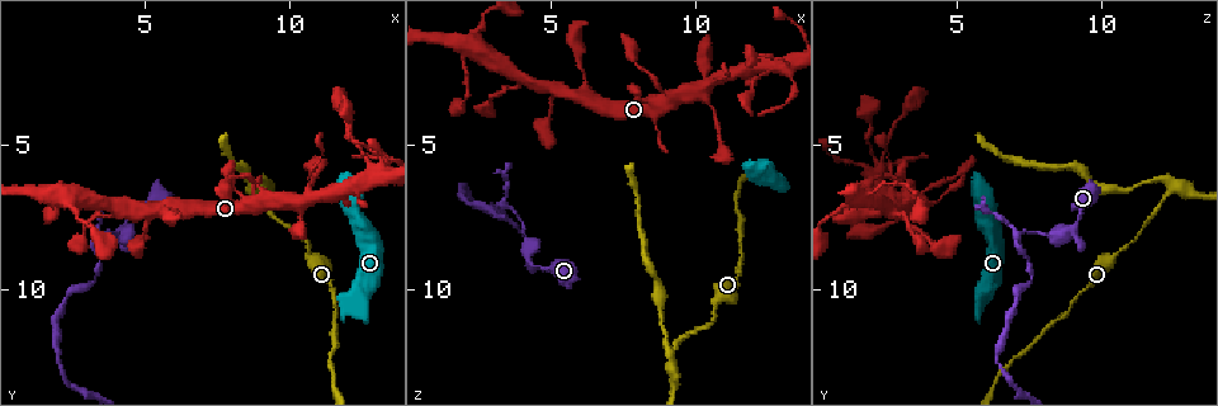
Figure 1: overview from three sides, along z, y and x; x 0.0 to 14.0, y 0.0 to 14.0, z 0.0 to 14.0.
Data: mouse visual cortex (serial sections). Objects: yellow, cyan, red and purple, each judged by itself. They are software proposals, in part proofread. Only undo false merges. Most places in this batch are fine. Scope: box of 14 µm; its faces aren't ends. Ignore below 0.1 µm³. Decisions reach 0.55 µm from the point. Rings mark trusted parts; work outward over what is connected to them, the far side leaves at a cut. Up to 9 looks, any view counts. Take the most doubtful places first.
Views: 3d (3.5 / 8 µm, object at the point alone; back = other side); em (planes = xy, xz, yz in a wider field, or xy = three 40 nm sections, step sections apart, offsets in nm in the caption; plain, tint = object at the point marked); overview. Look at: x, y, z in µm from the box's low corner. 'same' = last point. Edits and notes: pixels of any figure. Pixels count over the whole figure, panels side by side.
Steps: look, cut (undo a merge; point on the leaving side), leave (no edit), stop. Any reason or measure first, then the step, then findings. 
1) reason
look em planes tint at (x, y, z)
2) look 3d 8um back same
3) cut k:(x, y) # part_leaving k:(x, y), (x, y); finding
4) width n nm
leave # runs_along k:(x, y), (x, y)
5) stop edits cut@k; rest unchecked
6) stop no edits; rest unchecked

abrupt turn
look 3d 8um at (11.9, 6.7, 6.0)

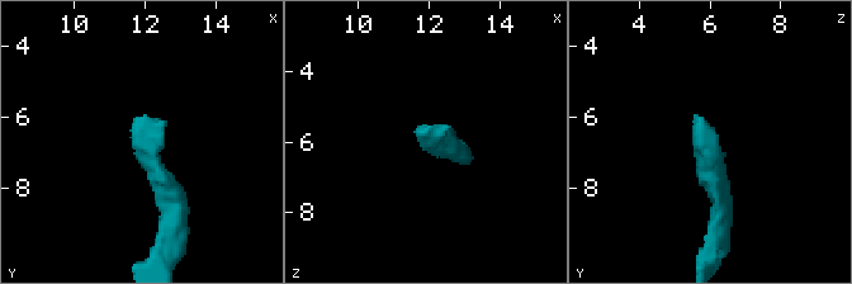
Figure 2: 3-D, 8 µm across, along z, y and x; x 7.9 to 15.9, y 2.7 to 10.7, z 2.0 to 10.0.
shape alone is not enough
look em xy step 5 tint at (12.0, 6.7, 5.9)

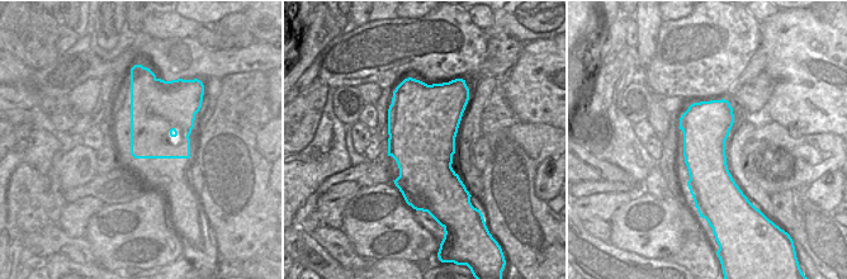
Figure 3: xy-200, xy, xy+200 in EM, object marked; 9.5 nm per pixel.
width 650 nm
leave # runs_along 2:(713, 173), (708, 138), (695, 121); continuous, no second cell

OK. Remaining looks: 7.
sharp bend
look em xy step 1 tint at (3.2, 8.3, 7.1)

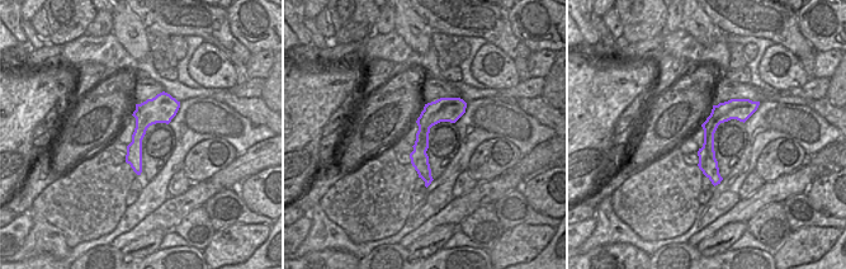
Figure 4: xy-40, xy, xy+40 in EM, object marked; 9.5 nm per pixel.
see where the arms go
look 3d 3.5um same

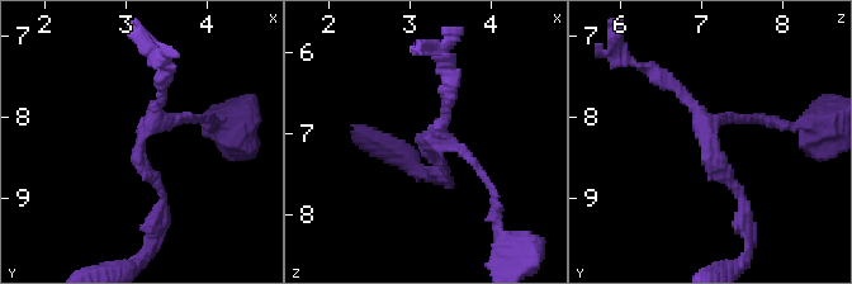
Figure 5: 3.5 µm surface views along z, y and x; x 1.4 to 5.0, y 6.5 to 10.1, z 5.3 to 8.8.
leave # runs_along 5:(203, 117), (141, 136), (160, 206); one cell here

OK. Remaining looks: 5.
looks like a crossing
look 3d 3.5um at (12.8, 6.0, 2.2)

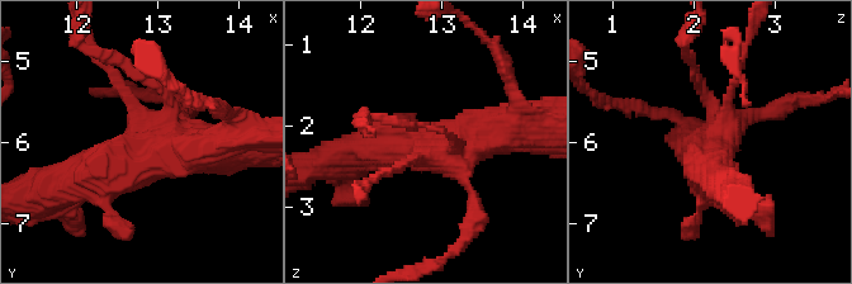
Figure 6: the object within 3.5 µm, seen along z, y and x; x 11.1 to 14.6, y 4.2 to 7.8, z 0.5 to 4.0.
look em xy step 2 tint at (12.85, 6.10, 2.30)

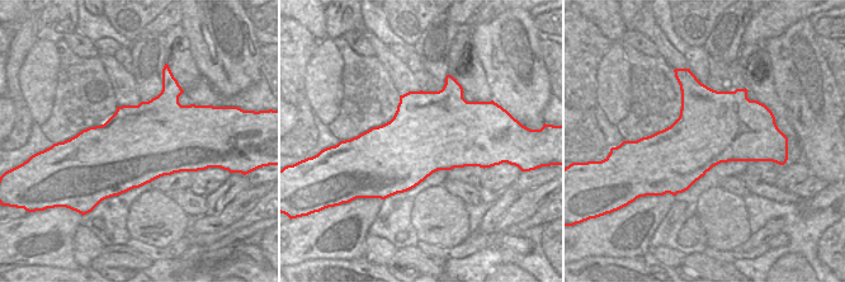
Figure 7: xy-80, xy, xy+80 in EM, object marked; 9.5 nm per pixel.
another direction
look em xy step 3 tint same

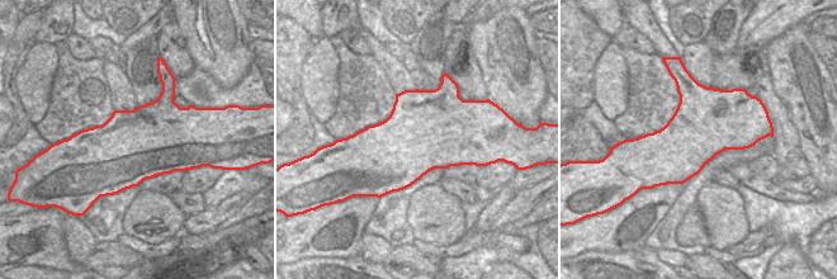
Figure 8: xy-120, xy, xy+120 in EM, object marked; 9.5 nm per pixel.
width 750 nm
leave # runs_along 6:(71, 183), (164, 128), (156, 81); continuous, no second cell

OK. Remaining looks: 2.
two arms in line, one across
look 3d 3.5um at (9.1, 6.5, 12.5)

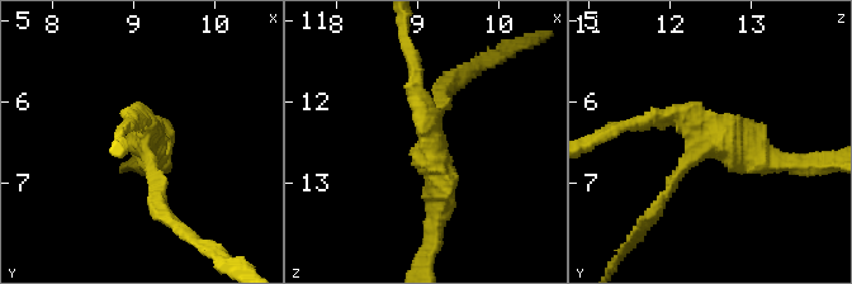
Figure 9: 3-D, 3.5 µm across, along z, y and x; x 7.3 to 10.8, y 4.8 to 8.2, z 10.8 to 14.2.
arms 3; arm_widths 150, 200, 350 nm; now the EM
look em planes tint at (9.15, 6.50, 12.40)

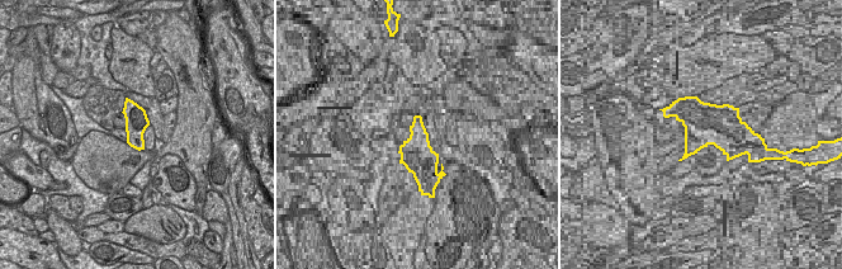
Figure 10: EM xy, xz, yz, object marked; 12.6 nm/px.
leave # runs_along 9:(161, 208), (145, 122), (129, 122); all the same cell

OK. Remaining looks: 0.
stop no edits; rest unchecked

